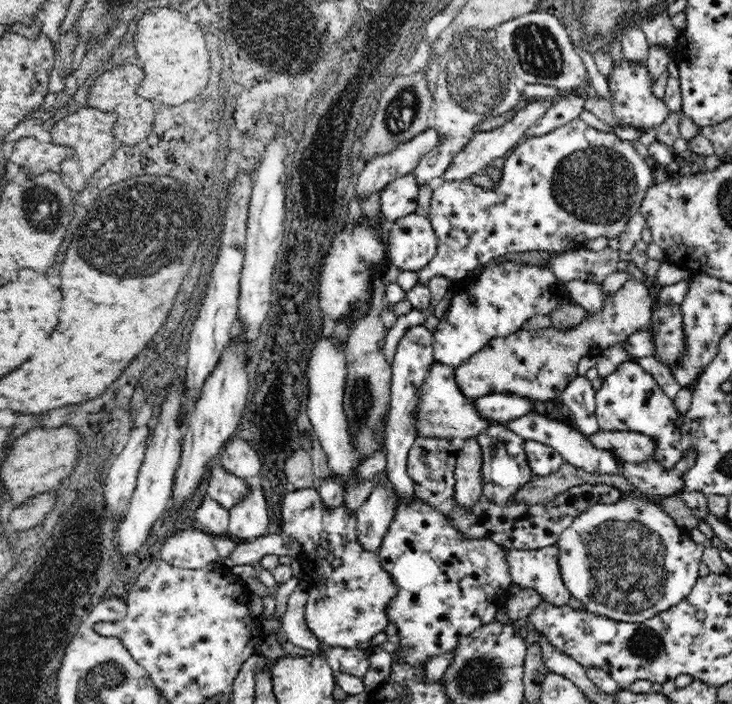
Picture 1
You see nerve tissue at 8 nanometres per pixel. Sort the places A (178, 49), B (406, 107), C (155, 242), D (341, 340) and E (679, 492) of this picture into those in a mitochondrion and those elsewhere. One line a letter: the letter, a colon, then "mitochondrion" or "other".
A: other
B: mitochondrion
C: mitochondrion
D: other
E: other

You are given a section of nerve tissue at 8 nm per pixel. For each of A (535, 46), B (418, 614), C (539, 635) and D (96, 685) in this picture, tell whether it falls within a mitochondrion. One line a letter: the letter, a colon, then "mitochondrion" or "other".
A: mitochondrion
B: other
C: other
D: mitochondrion

